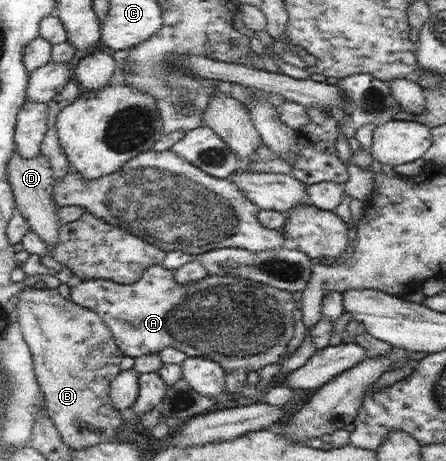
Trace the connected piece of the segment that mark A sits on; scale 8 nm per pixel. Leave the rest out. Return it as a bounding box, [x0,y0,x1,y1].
[71,264,306,375]

